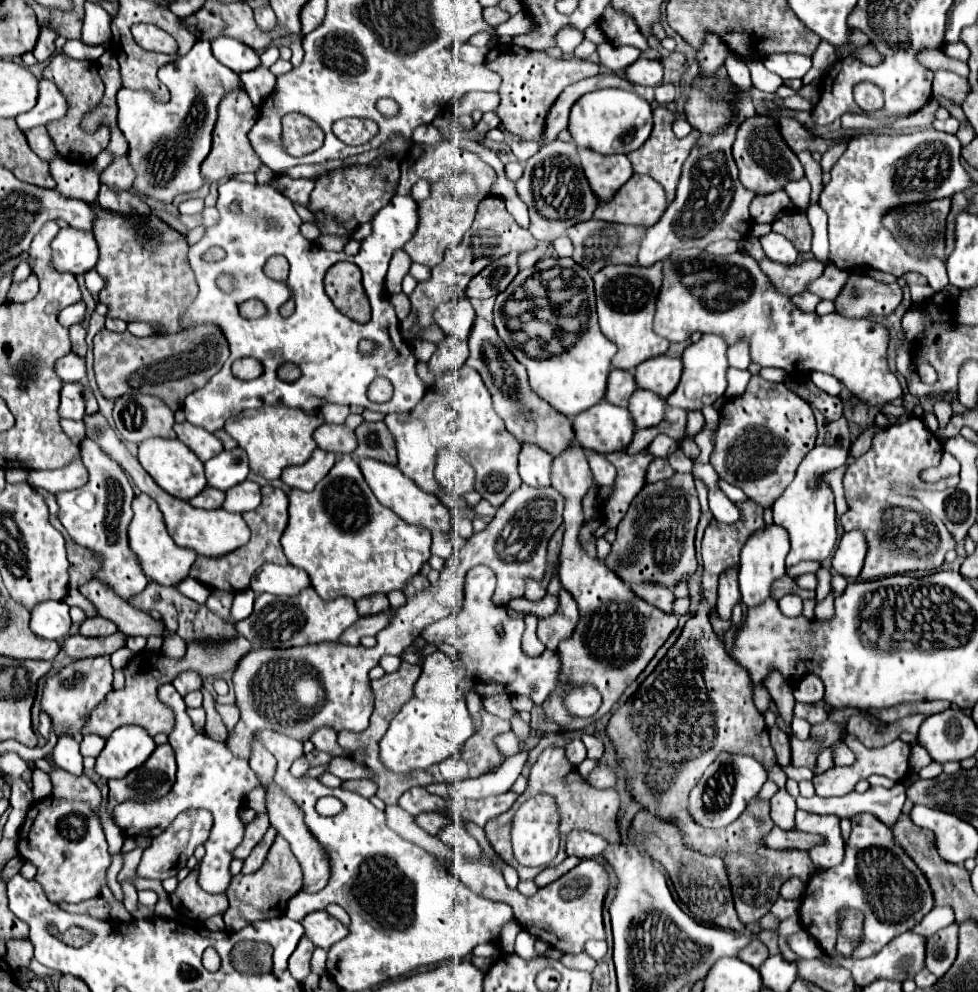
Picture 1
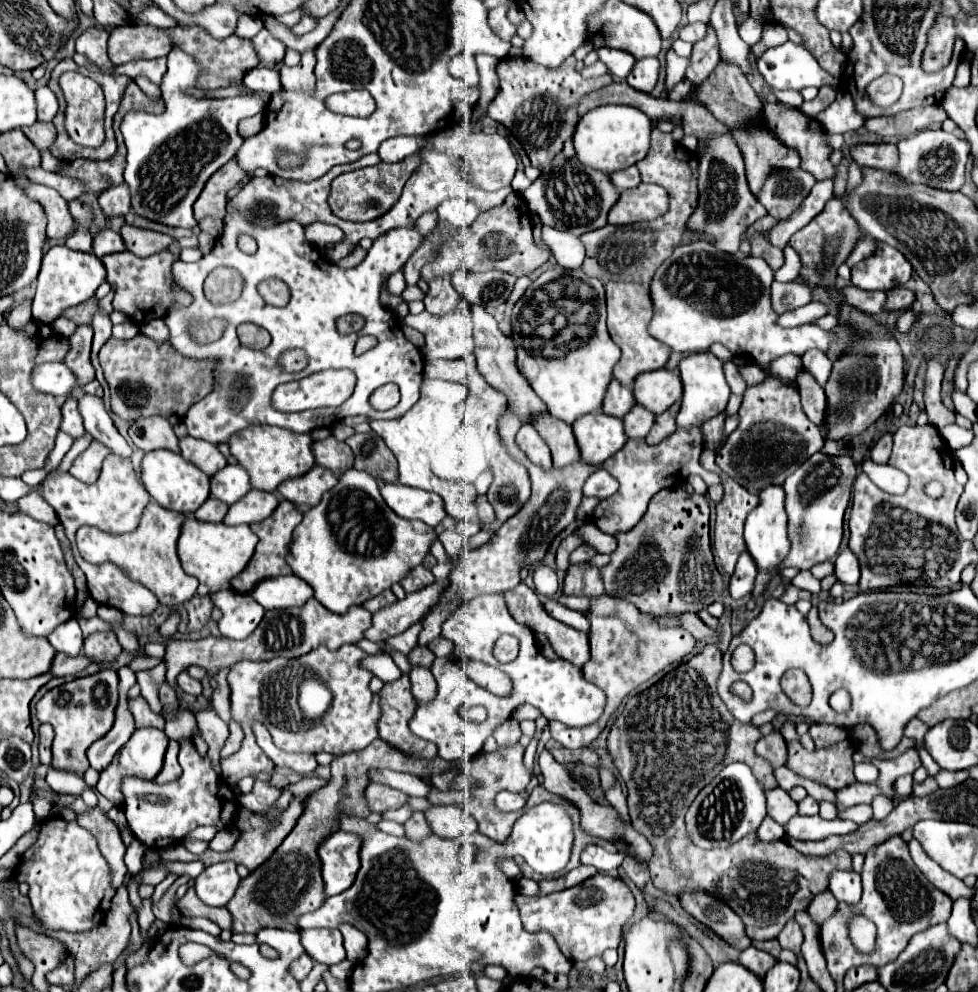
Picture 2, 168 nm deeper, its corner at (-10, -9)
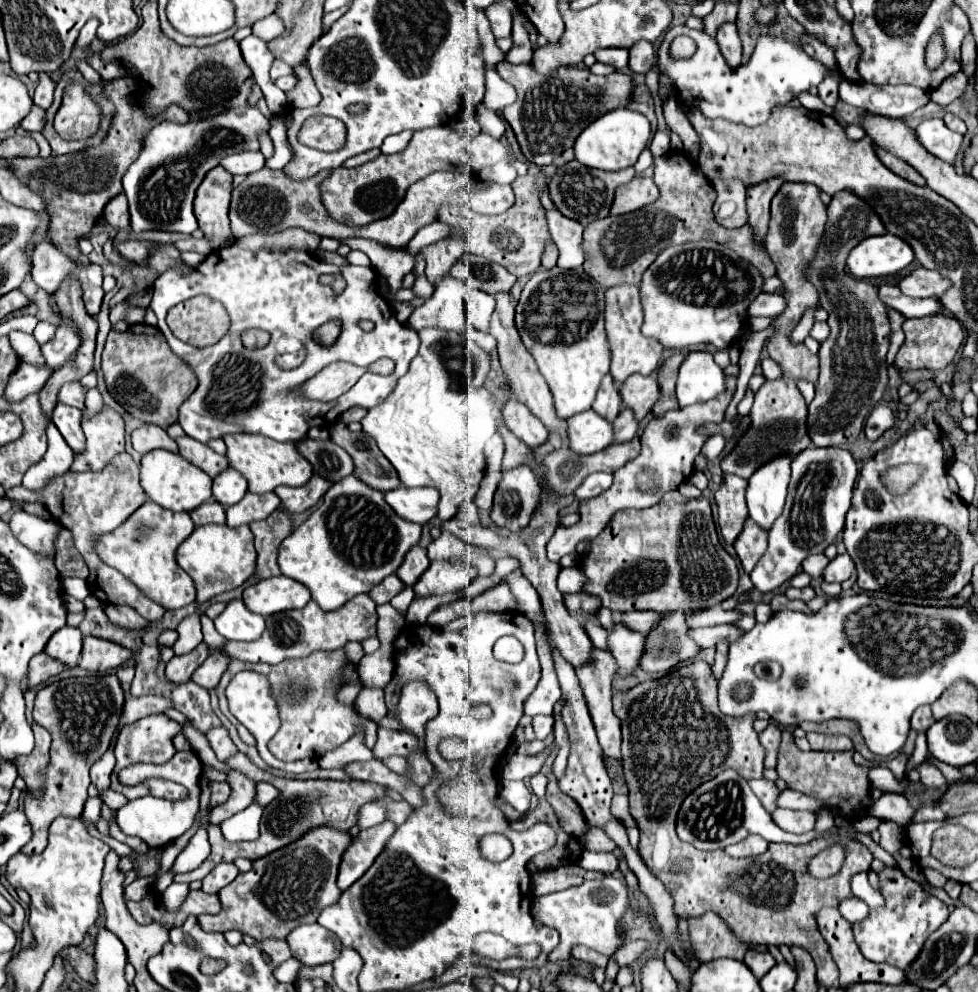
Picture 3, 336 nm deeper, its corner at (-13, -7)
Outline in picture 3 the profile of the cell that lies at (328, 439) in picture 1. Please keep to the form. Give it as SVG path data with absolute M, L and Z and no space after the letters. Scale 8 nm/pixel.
M305 437L297 441L295 447L313 465L313 473L331 483L337 483L353 473L351 457L345 453L345 449L341 449L333 441L321 441L321 439L315 441Z

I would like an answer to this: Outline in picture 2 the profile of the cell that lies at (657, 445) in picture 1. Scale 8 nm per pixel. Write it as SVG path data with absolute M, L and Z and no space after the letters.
M710 351L692 353L680 361L678 371L680 371L680 377L684 383L682 407L680 407L680 413L676 417L676 425L680 429L688 431L692 427L698 427L726 409L726 403L730 397L730 387L728 387L726 377L724 377L724 361L722 359L714 357Z

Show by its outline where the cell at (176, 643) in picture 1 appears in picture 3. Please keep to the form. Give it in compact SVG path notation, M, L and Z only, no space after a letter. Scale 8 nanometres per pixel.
M215 651L213 655L209 655L209 657L205 659L205 663L203 663L201 667L197 667L197 671L193 673L191 679L193 679L197 685L205 687L205 689L213 689L213 687L217 687L217 683L219 683L219 679L221 679L221 675L225 673L229 661L231 661L231 657L229 657L227 653Z

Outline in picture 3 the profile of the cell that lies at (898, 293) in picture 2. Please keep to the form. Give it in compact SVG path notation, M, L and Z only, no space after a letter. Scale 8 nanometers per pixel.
M917 267L899 283L899 289L909 297L941 297L951 287L951 281L937 271Z

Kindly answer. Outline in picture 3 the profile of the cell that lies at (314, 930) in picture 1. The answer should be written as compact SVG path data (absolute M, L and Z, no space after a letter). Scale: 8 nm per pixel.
M319 923L295 927L293 933L287 935L287 943L293 957L311 967L333 963L341 953L341 941Z

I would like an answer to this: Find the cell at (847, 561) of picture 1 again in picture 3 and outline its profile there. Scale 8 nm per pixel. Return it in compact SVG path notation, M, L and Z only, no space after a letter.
M837 555L823 571L823 579L827 583L843 583L845 579L849 579L849 575L853 573L853 561L851 557L845 555Z

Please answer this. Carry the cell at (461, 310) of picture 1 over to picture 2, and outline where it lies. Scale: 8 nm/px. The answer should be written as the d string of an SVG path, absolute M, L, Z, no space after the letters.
M450 277L434 279L428 285L430 285L430 291L424 297L424 305L426 305L428 313L432 313L432 315L446 315L446 313L456 311L458 303L460 303L460 295L452 287L452 279Z

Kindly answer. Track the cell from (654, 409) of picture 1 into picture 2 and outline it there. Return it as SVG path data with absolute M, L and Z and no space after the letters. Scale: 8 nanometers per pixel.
M634 405L632 411L628 411L628 415L622 421L624 421L624 431L628 431L630 439L644 439L656 421L656 415L646 407Z

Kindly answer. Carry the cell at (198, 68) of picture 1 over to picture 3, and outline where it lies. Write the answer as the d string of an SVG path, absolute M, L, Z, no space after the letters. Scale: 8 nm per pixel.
M253 107L229 109L213 119L189 121L187 125L169 121L155 125L143 141L139 159L123 177L125 195L129 199L131 229L135 233L157 229L191 235L197 229L197 219L193 215L195 189L207 171L217 167L219 159L227 155L259 149L259 135L267 133L269 127L269 119Z

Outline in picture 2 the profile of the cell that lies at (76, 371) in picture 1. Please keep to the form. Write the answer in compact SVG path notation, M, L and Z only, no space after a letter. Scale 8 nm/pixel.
M42 363L32 375L32 385L38 391L52 393L54 397L70 397L78 387L78 381L74 371L64 363Z

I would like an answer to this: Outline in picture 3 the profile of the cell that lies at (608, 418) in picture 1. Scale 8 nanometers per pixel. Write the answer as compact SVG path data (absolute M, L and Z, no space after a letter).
M589 409L567 419L567 437L571 451L591 455L613 443L613 429L611 423Z

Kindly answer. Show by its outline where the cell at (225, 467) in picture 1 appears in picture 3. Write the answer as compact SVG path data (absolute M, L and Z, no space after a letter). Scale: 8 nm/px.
M225 469L213 479L213 497L223 507L231 507L239 503L247 493L247 481L245 477L235 469Z

